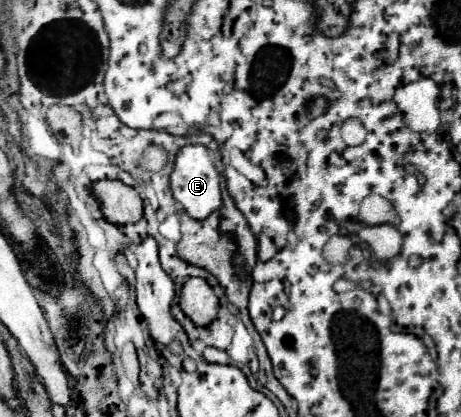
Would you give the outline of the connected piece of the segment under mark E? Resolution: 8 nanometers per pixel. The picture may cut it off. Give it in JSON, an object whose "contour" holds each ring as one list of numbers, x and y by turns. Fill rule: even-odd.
{"contour":[[189,144,183,150,179,150,175,158,175,168,171,174,171,190,173,198,183,206,187,216,193,220,205,220,209,214,219,210,221,202,221,188,219,188,219,172,211,164,209,150,201,144]]}

